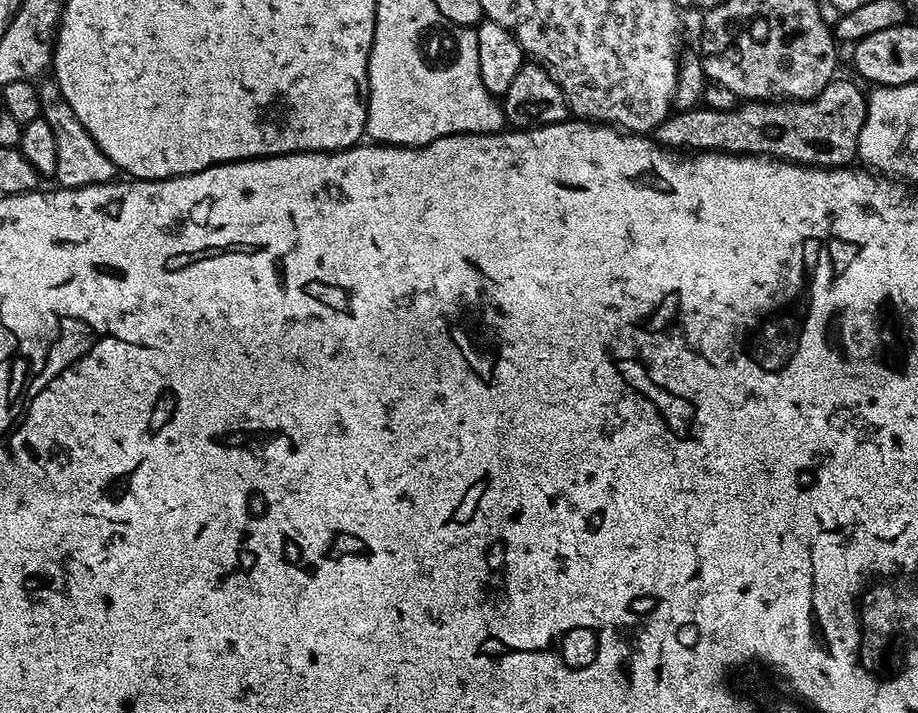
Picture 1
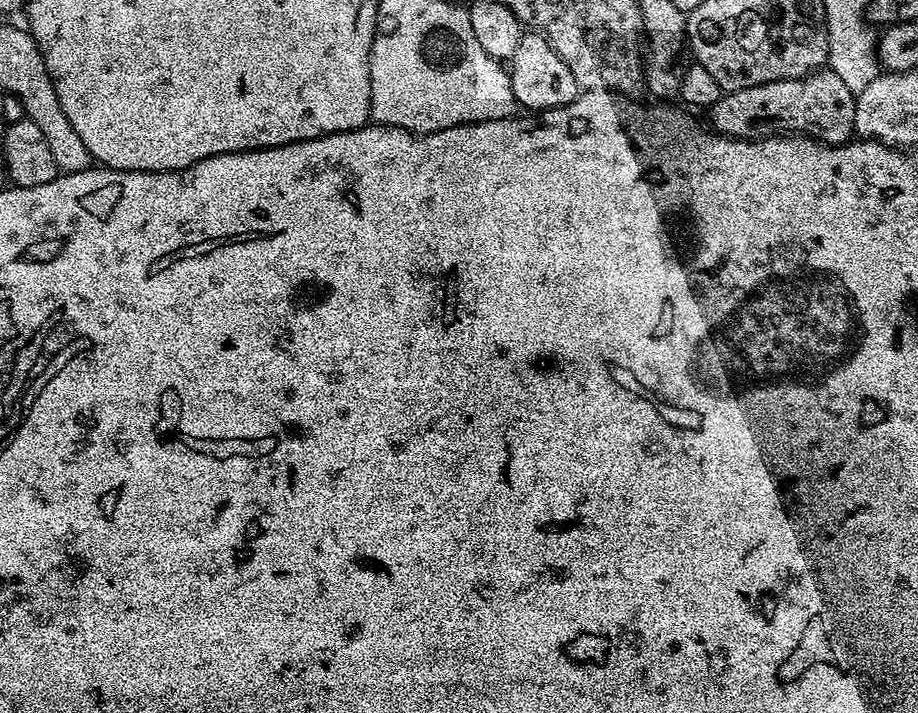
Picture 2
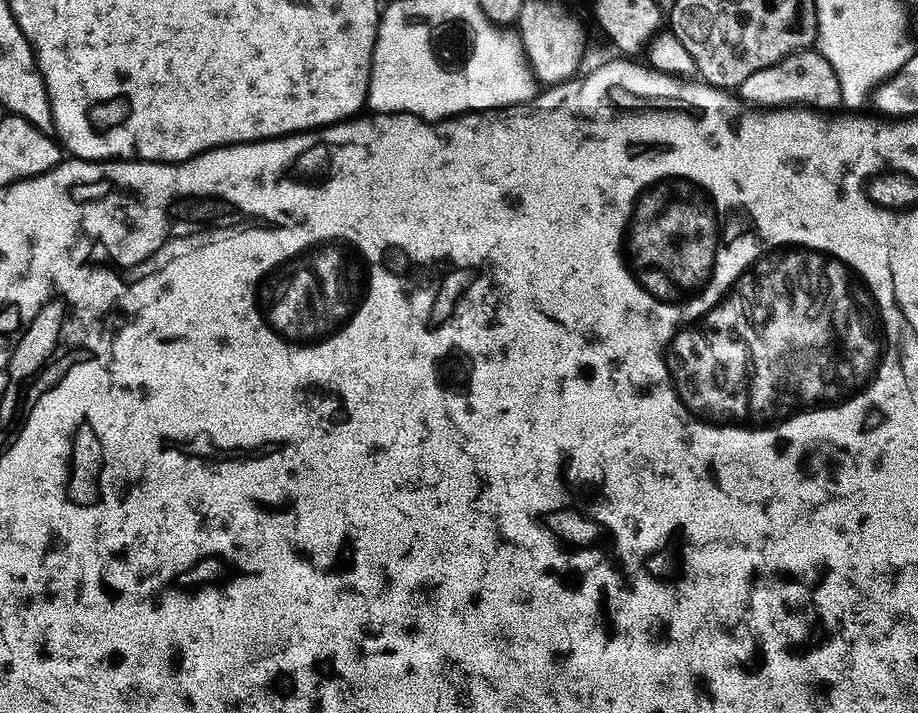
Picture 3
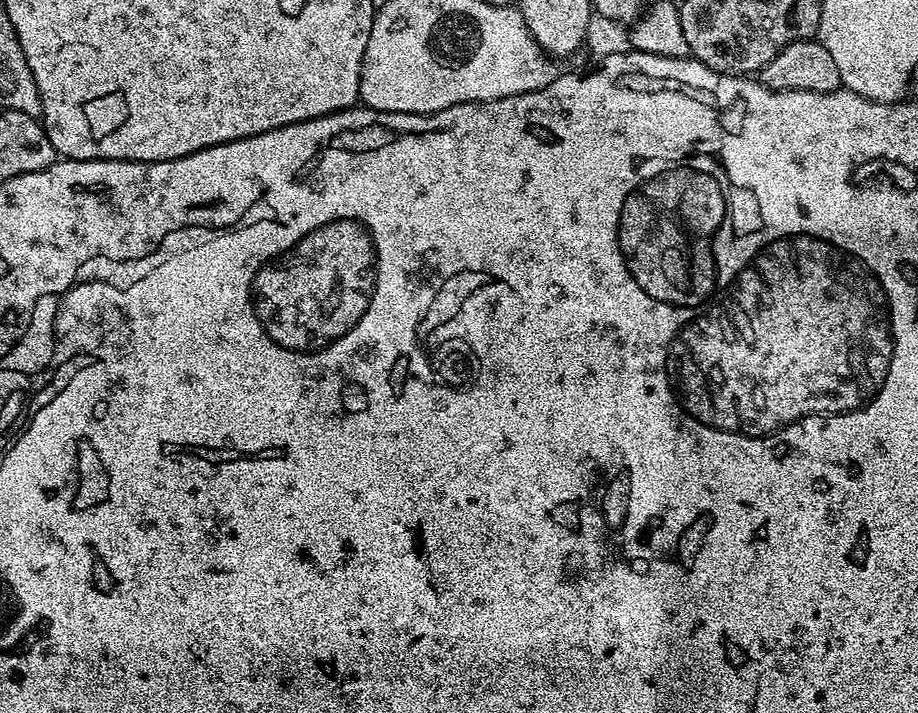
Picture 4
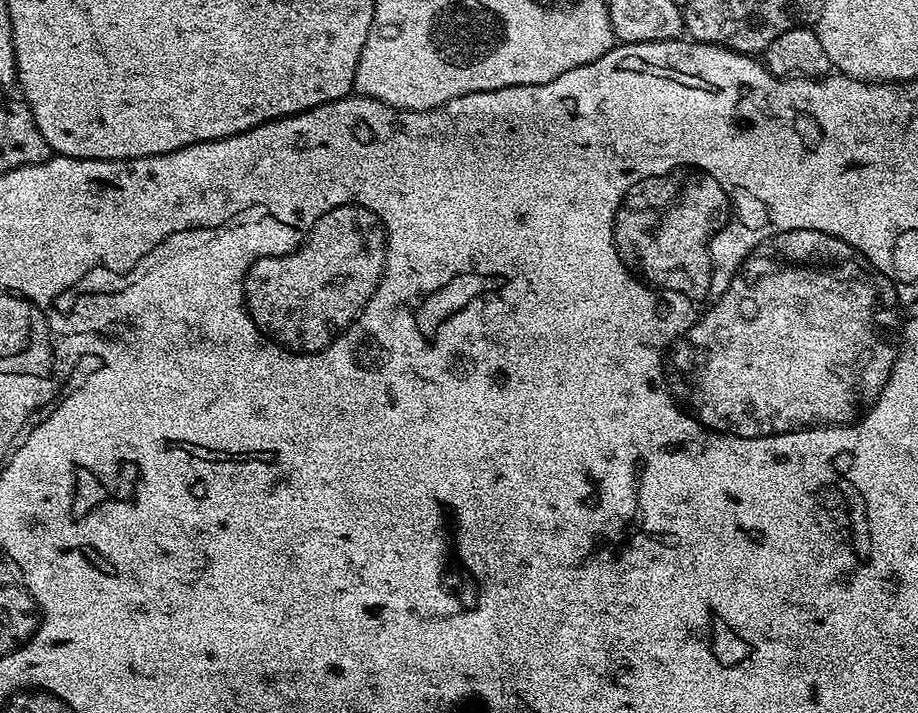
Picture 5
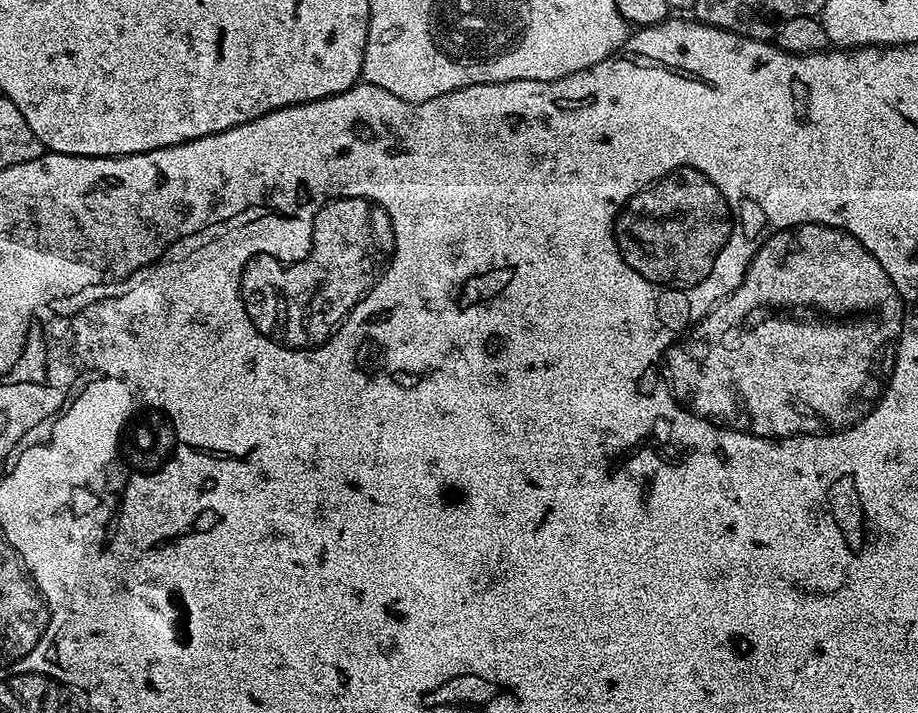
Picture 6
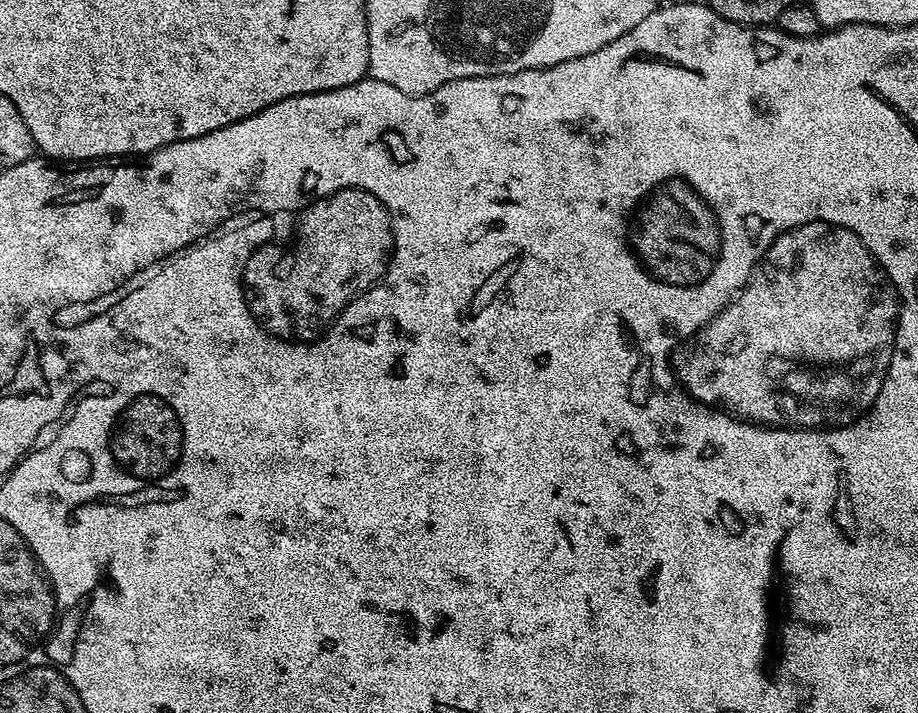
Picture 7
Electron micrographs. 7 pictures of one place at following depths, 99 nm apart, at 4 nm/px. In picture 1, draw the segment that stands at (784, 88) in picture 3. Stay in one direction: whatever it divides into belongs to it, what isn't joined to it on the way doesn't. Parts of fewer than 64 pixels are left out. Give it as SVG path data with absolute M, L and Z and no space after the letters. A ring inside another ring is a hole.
M834 78L814 98L791 102L740 102L730 110L714 110L707 106L688 111L673 111L654 129L654 139L662 148L669 150L695 150L702 152L725 152L745 156L766 156L786 160L793 164L807 164L818 168L842 168L857 159L858 134L864 125L868 101L860 93L859 83Z

